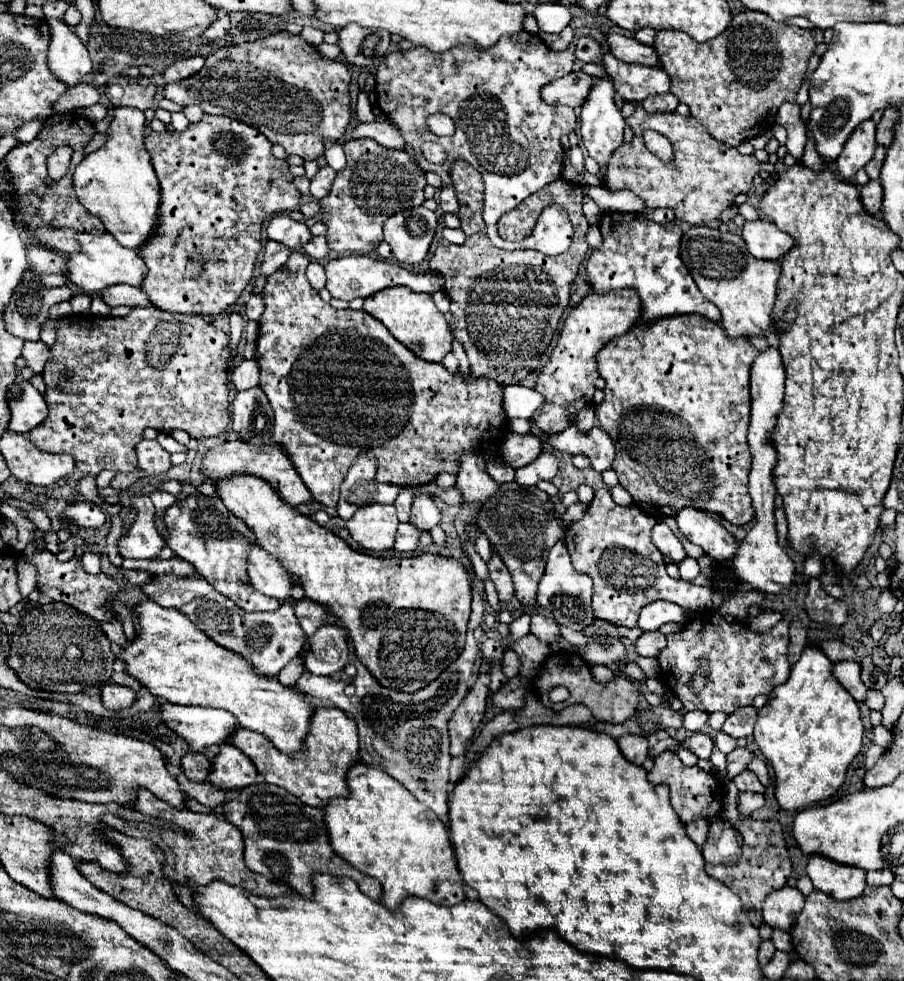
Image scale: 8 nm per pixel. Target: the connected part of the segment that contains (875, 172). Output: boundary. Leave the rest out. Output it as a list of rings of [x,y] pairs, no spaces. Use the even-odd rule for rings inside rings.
[[[878,146],[878,148],[876,148],[876,152],[874,152],[874,156],[872,156],[872,162],[868,162],[868,164],[864,166],[866,174],[868,174],[872,180],[878,180],[878,178],[880,178],[880,168],[882,168],[884,156],[886,156],[886,148]]]

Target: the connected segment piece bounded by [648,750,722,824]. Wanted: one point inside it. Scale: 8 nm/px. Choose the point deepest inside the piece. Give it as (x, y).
(690, 792)

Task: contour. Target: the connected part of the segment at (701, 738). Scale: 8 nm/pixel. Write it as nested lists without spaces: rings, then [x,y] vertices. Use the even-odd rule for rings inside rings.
[[[694,734],[690,740],[684,740],[680,746],[688,746],[698,758],[710,758],[714,750],[714,740],[710,734]]]

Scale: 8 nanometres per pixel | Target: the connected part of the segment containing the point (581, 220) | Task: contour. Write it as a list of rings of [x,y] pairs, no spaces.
[[[456,160],[450,168],[450,178],[460,202],[460,220],[466,234],[466,242],[455,245],[442,241],[438,244],[430,270],[446,278],[446,294],[452,300],[452,324],[454,336],[462,342],[474,376],[488,376],[508,386],[524,380],[532,370],[540,366],[542,354],[550,346],[550,340],[558,328],[562,312],[570,302],[570,284],[580,274],[582,264],[588,258],[586,232],[590,228],[582,214],[582,188],[564,178],[542,188],[538,194],[540,204],[562,204],[574,226],[574,238],[570,250],[560,256],[540,254],[540,266],[536,266],[534,250],[506,252],[488,242],[486,226],[482,220],[482,194],[484,182],[478,170],[464,160]]]

